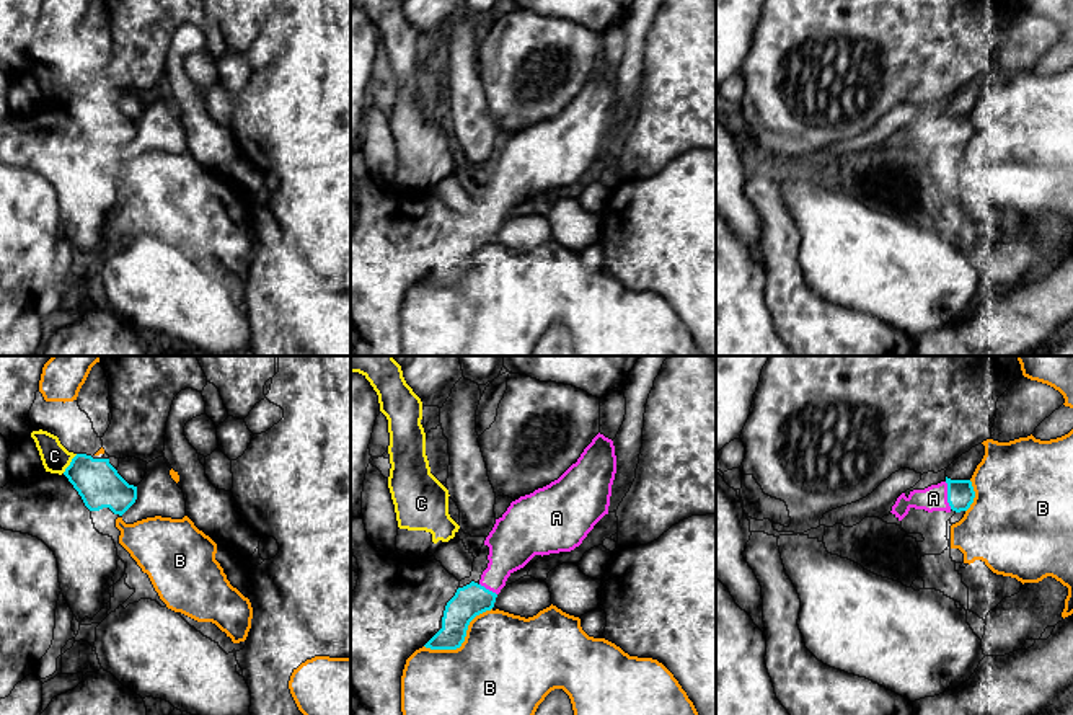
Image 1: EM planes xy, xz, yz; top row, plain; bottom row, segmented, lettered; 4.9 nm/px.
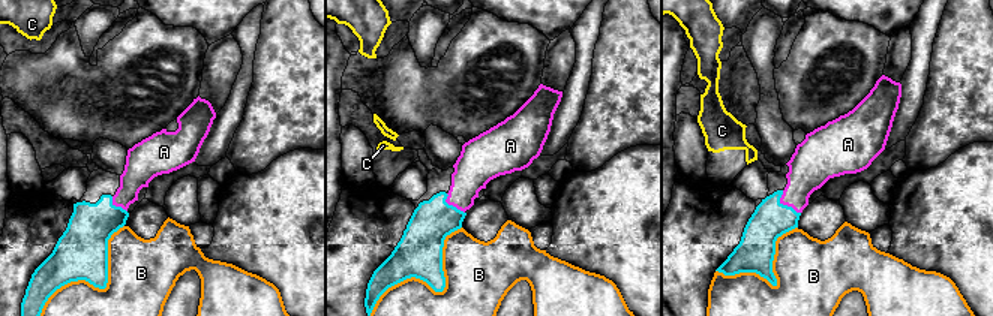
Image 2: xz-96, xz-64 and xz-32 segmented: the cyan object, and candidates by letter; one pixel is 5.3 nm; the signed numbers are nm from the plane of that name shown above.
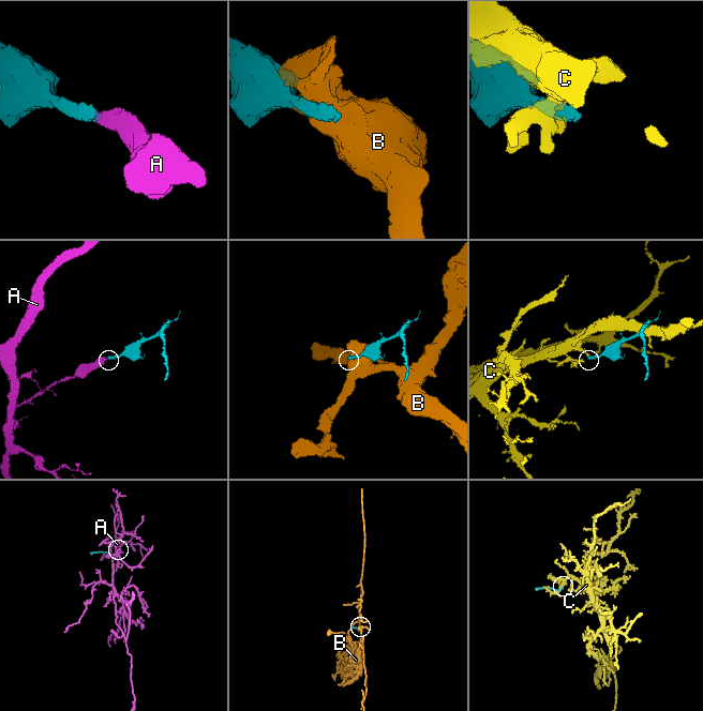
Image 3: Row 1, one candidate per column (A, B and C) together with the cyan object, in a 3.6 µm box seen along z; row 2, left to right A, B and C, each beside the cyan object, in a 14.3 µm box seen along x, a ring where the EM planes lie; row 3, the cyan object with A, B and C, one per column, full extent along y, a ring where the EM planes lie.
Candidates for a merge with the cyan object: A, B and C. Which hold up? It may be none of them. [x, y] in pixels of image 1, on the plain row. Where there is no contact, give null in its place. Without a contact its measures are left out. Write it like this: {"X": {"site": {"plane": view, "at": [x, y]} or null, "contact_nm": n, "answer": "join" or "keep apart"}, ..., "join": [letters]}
{"A": {"site": {"plane": "yz", "at": [948, 129]}, "contact_nm": 140, "answer": "join"}, "B": {"site": {"plane": "xz", "at": [463, 275]}, "contact_nm": 380, "answer": "keep apart"}, "C": {"site": {"plane": "xy", "at": [70, 98]}, "contact_nm": 120, "answer": "keep apart"}, "join": ["A"]}

